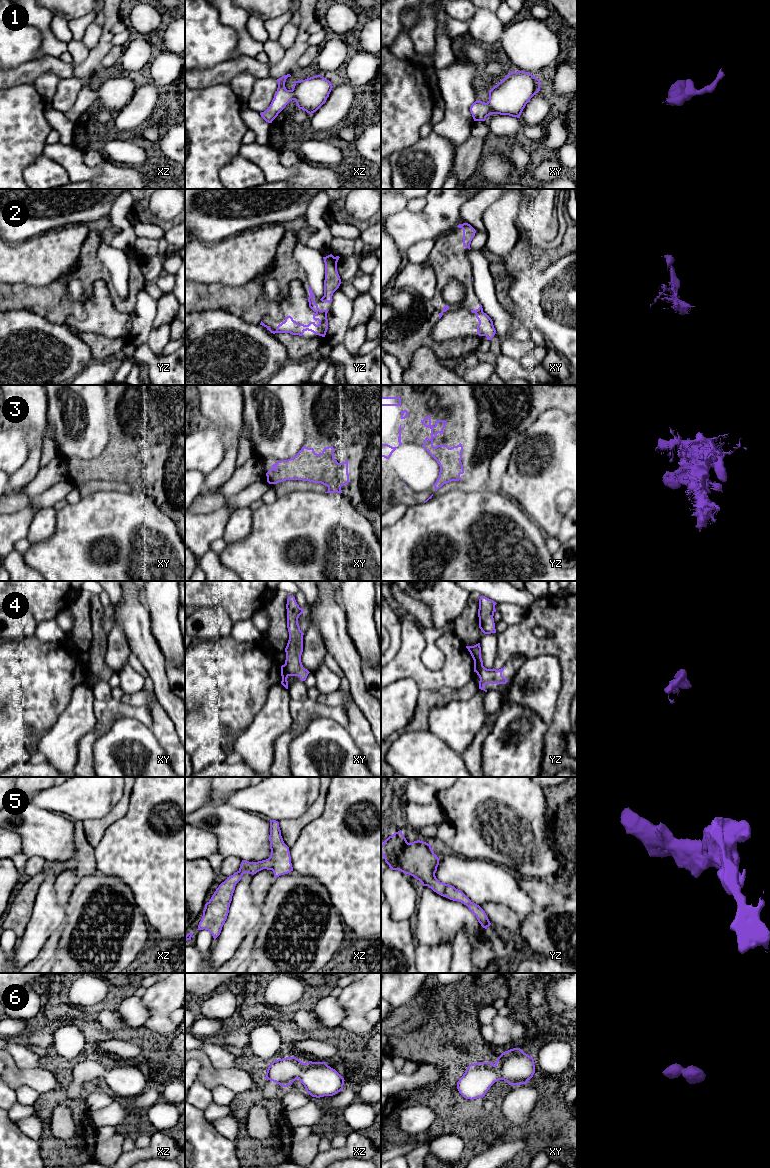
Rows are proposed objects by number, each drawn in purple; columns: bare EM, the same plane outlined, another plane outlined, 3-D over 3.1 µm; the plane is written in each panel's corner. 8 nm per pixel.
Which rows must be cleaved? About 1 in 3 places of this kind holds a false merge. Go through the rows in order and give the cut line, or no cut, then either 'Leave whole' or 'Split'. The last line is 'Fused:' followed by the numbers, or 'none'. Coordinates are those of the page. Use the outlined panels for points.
1: No split. Leave whole
2: Split along yz (316, 311), (326, 315). Split
3: No split. Leave whole
4: Split along xy (284, 664), (288, 675). Split
5: No split. Leave whole
6: No split. Leave whole
Fused: 2, 4

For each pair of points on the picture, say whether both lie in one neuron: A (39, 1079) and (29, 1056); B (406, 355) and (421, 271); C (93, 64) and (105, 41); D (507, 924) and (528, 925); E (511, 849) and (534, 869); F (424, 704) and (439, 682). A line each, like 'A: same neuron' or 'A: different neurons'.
A: different neurons
B: different neurons
C: same neuron
D: different neurons
E: same neuron
F: different neurons

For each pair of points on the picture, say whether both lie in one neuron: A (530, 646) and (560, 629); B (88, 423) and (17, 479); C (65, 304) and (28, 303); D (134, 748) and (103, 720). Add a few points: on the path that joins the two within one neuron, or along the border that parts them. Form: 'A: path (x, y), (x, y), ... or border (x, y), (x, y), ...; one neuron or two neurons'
A: path (538, 646), (547, 646), (556, 637); one neuron
B: path (66, 423), (54, 423), (35, 442), (34, 457); one neuron
C: path (56, 303), (37, 303); one neuron
D: border (133, 718), (118, 718), (94, 743); two neurons

